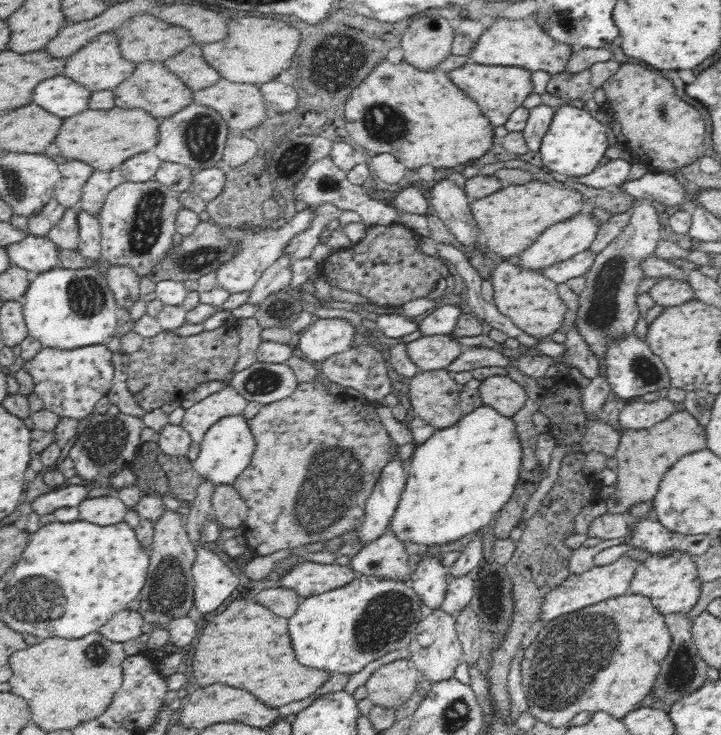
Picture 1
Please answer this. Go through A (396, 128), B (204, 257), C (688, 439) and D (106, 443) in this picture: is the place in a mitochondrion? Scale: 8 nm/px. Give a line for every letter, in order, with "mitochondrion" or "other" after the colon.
A: mitochondrion
B: mitochondrion
C: other
D: mitochondrion

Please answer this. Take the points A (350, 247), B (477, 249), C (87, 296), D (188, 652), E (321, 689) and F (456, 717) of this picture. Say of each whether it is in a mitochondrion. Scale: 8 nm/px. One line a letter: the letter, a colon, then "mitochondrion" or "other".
A: other
B: other
C: mitochondrion
D: other
E: other
F: mitochondrion

